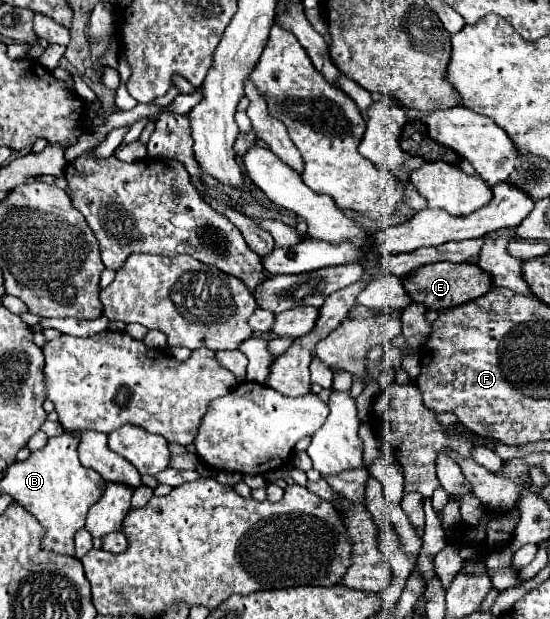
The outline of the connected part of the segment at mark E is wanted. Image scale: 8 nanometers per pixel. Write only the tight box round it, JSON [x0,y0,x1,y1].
[404,262,492,310]

